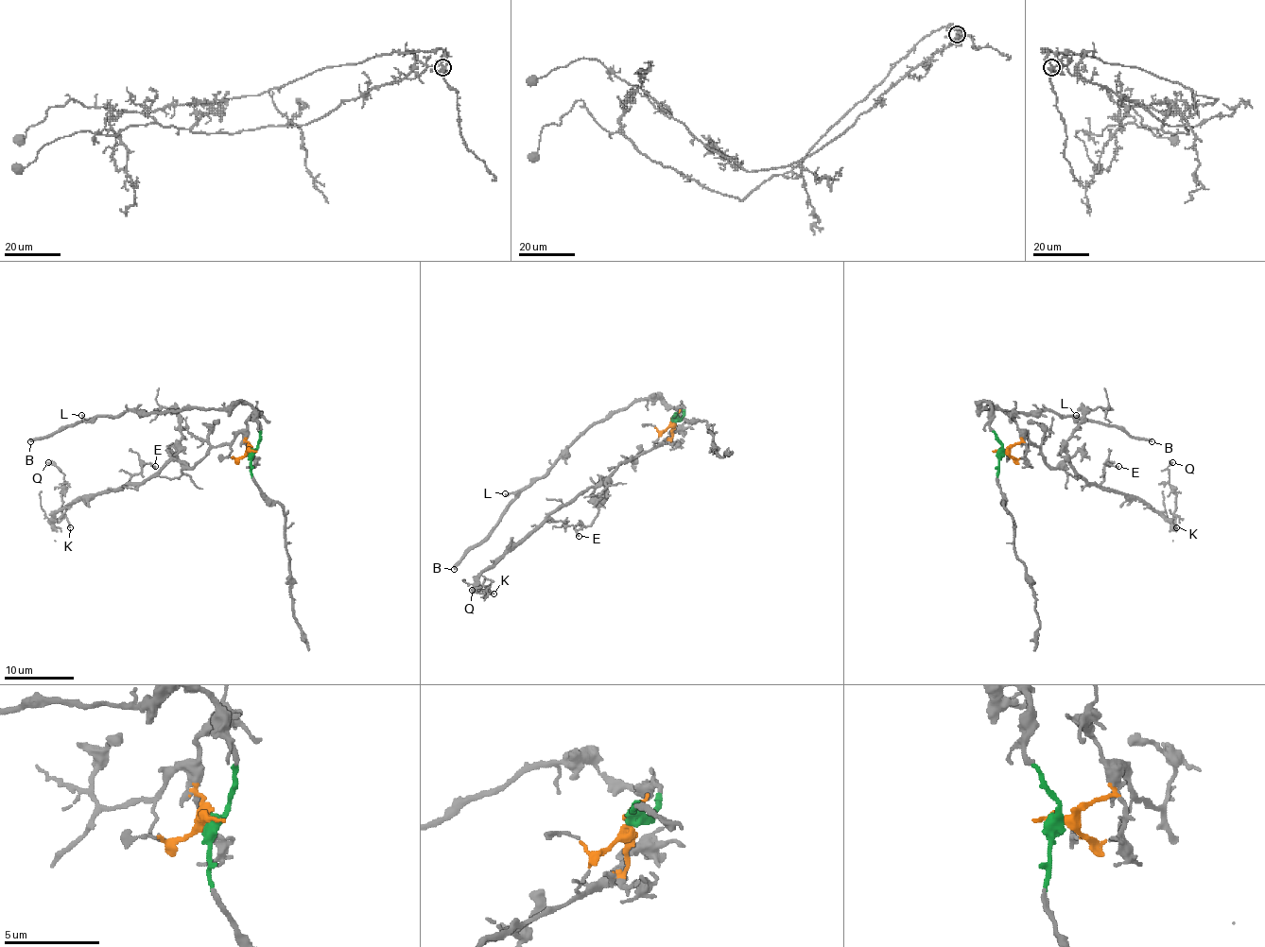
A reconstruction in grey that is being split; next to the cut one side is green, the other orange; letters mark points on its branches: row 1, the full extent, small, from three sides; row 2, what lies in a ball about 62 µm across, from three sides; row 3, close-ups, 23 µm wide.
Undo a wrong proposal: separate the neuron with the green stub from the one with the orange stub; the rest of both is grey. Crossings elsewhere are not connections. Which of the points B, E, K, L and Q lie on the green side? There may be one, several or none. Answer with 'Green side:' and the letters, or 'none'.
Green side: B, L

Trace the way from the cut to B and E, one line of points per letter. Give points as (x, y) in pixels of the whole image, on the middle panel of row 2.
B: (674, 419), (682, 419), (684, 406), (634, 400), (594, 422), (542, 476), (520, 492), (454, 569)
E: (674, 419), (655, 443), (550, 515), (554, 521), (575, 527), (578, 536)

